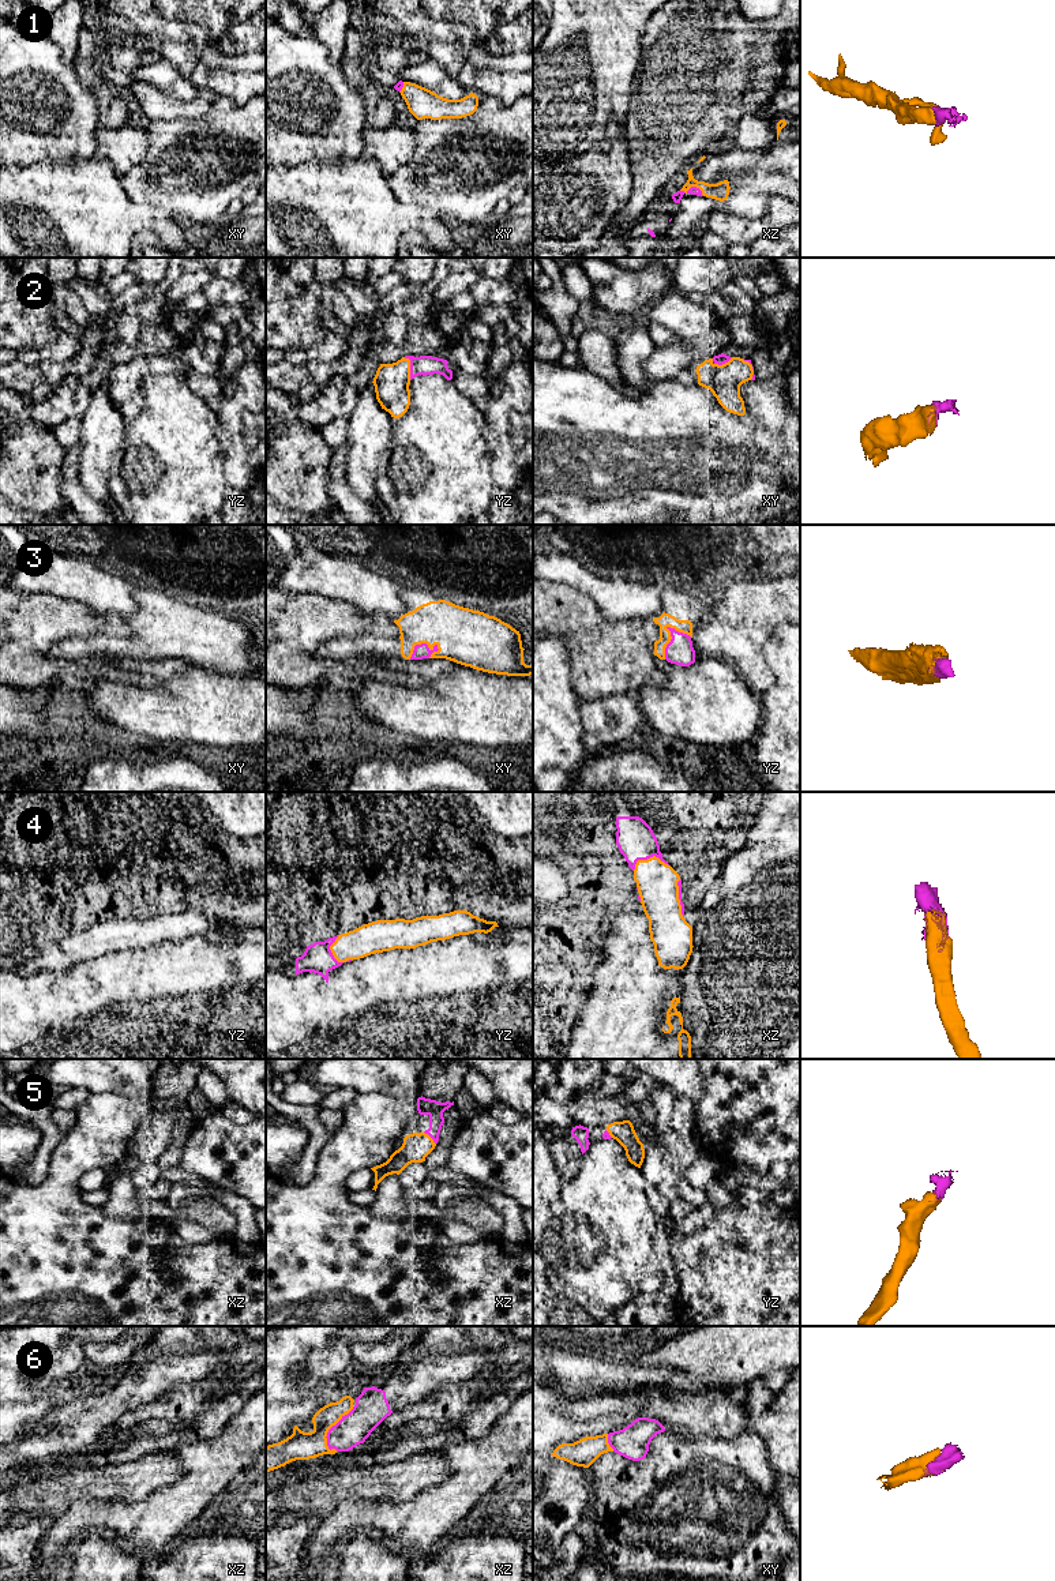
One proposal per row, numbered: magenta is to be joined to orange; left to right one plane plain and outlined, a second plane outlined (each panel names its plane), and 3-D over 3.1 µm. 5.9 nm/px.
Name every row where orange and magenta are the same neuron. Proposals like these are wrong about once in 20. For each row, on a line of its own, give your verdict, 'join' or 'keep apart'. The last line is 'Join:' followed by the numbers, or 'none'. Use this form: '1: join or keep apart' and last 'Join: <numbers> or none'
1: join
2: join
3: join
4: join
5: join
6: join
Join: 1, 2, 3, 4, 5, 6

